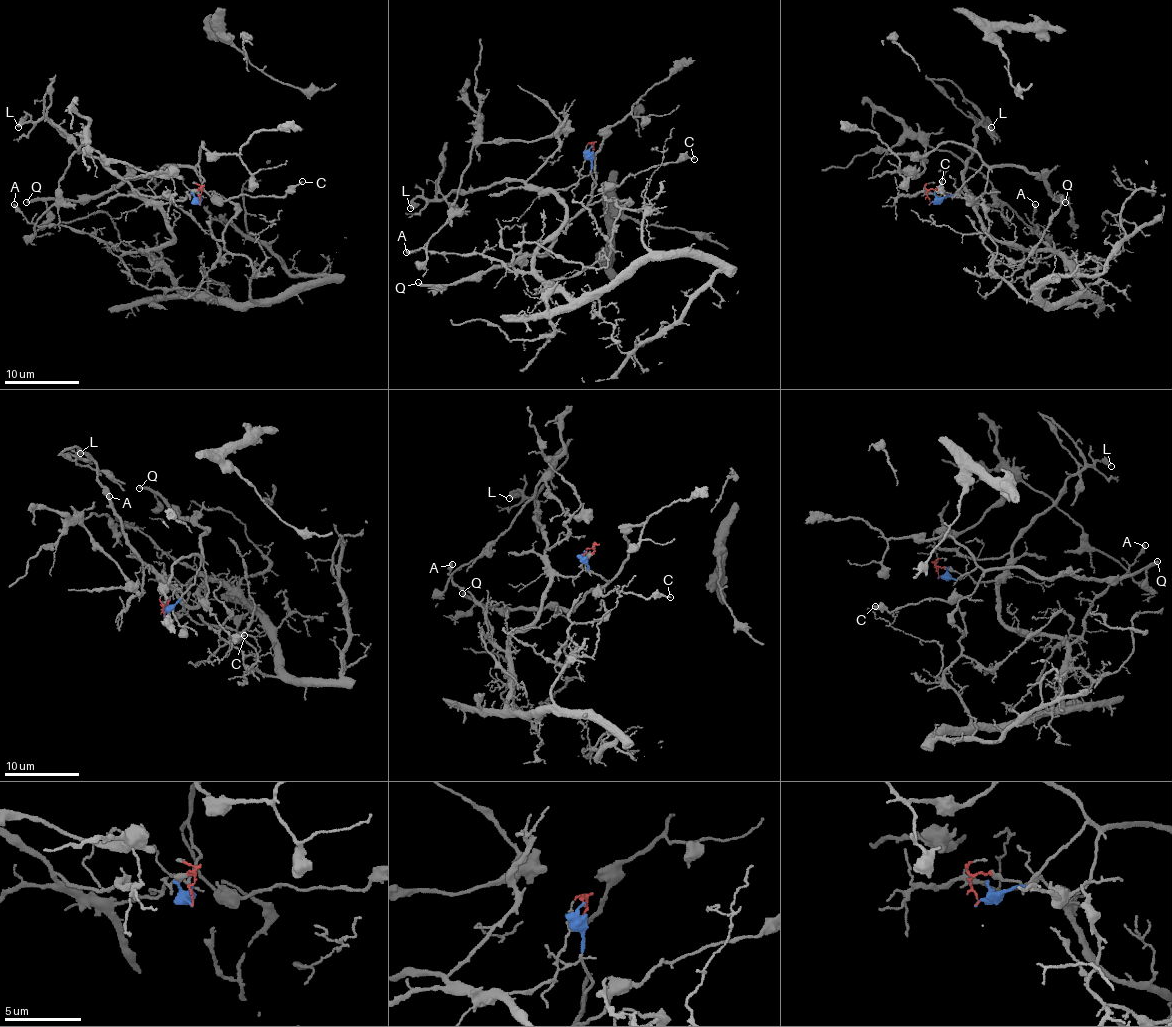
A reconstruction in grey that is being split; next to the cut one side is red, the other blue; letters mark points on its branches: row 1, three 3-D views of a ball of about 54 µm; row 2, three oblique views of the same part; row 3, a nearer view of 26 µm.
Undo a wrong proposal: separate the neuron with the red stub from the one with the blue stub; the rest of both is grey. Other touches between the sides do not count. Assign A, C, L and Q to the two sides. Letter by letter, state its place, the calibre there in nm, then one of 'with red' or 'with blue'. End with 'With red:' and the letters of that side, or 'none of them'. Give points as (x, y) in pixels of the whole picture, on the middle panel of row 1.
A: place (406, 252); calibre 360 nm; with red
C: place (694, 159); calibre 160 nm; with blue
L: place (410, 208); calibre 360 nm; with red
Q: place (418, 282); calibre 320 nm; with blue
With red: A, L

